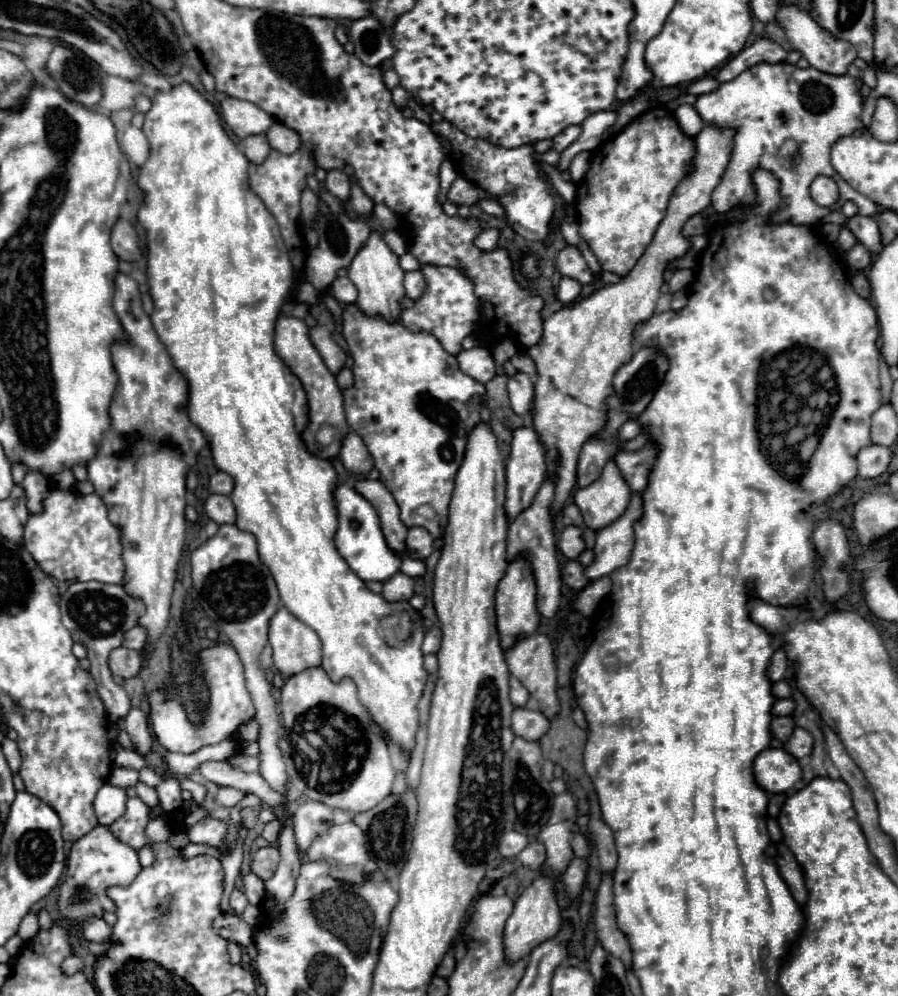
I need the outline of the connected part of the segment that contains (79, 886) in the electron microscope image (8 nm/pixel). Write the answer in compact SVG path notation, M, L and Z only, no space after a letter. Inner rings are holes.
M96 826L90 834L82 836L78 842L74 842L70 856L68 856L68 870L66 880L60 886L60 898L58 906L60 912L70 918L74 924L80 924L88 916L102 916L102 912L110 910L114 912L114 902L106 898L106 888L110 886L128 886L140 872L140 862L136 850L132 850L128 844L122 844L114 838L110 828ZM84 890L86 898L76 900L76 892Z

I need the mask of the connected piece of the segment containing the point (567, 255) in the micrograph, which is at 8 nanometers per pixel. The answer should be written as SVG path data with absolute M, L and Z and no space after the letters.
M566 246L564 250L560 250L556 268L558 268L558 272L562 272L562 276L570 276L570 278L578 280L580 284L590 284L594 280L586 260L582 258L582 254L576 246Z

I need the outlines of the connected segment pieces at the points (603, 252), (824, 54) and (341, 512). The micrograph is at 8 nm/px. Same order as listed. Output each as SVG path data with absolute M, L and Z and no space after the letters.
M654 106L634 118L612 140L602 142L590 152L590 168L580 182L576 182L576 214L580 236L586 240L602 270L626 276L646 246L652 242L660 220L666 214L668 200L678 186L678 180L690 172L690 156L694 156L694 138L686 136L676 122L676 116L666 106Z
M782 4L776 12L776 24L784 30L784 34L788 36L788 40L792 42L792 46L804 54L810 62L810 66L814 66L820 72L826 74L846 74L846 68L856 60L856 48L850 42L844 40L836 40L832 34L828 34L826 30L822 30L806 10L794 6L794 4Z
M340 484L336 488L334 498L336 498L336 506L338 506L338 520L340 520L340 526L336 532L336 548L342 554L342 558L348 562L348 566L364 582L368 582L368 580L384 582L390 576L394 576L400 570L402 558L388 548L382 528L380 528L378 514L372 508L372 504L362 494L358 494L354 488L350 488L346 484Z

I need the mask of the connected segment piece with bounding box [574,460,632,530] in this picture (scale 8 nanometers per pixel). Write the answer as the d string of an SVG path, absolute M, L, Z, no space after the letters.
M610 460L594 484L576 490L574 502L582 510L586 526L600 530L624 514L630 494L630 486L622 480L622 472L618 472L616 462Z

